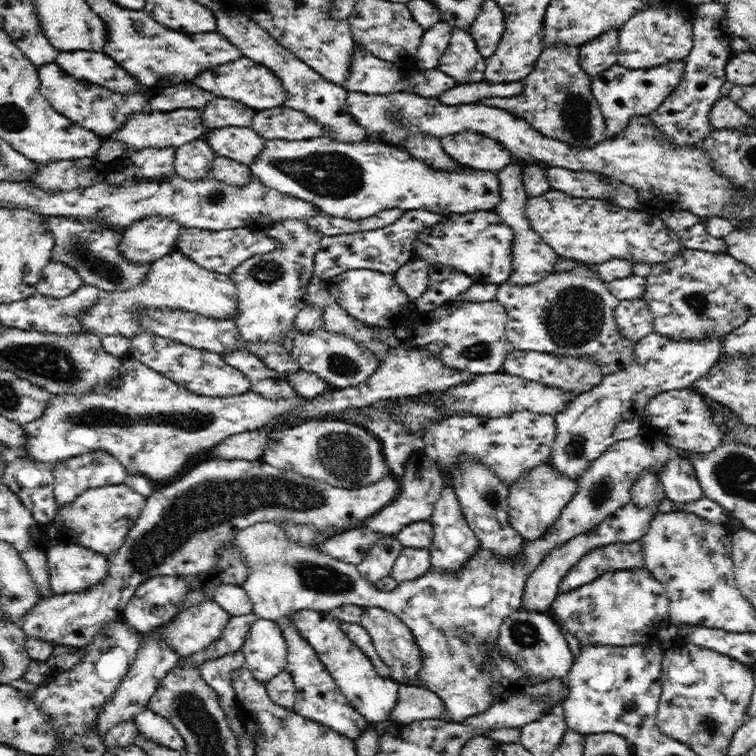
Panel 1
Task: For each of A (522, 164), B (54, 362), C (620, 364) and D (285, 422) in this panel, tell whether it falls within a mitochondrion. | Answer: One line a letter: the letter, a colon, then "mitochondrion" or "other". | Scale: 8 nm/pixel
A: other
B: mitochondrion
C: other
D: other

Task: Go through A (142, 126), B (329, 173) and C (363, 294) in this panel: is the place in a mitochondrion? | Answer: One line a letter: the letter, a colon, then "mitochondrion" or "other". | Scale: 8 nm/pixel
A: mitochondrion
B: mitochondrion
C: mitochondrion

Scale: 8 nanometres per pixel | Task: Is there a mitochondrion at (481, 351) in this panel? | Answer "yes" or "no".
yes

